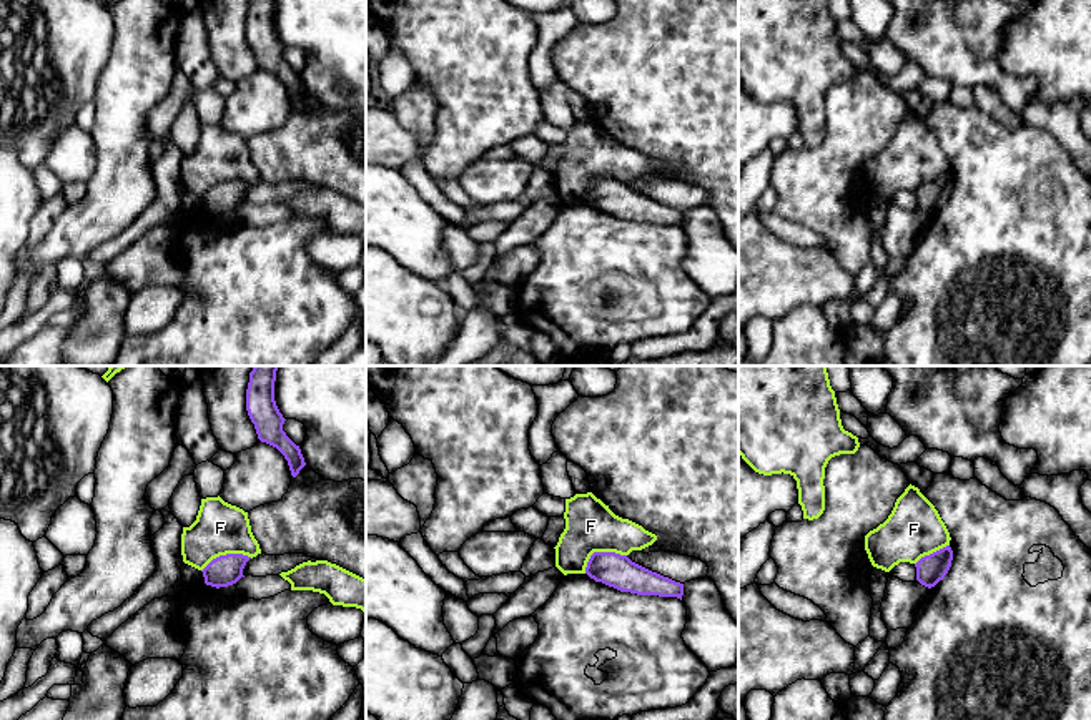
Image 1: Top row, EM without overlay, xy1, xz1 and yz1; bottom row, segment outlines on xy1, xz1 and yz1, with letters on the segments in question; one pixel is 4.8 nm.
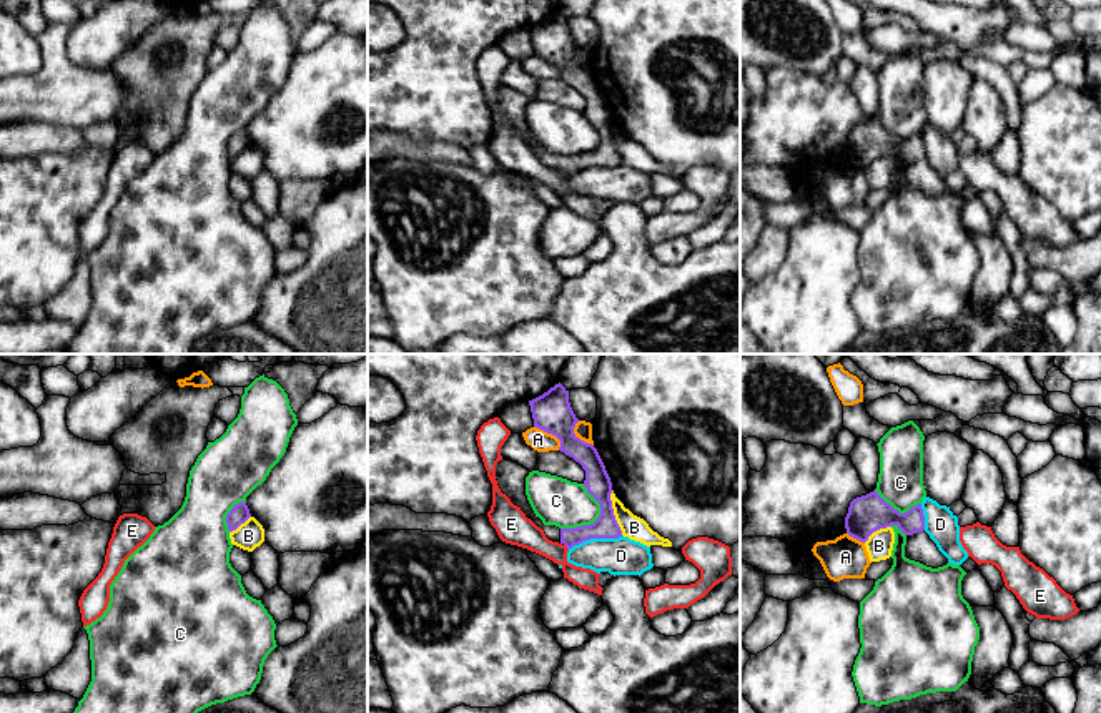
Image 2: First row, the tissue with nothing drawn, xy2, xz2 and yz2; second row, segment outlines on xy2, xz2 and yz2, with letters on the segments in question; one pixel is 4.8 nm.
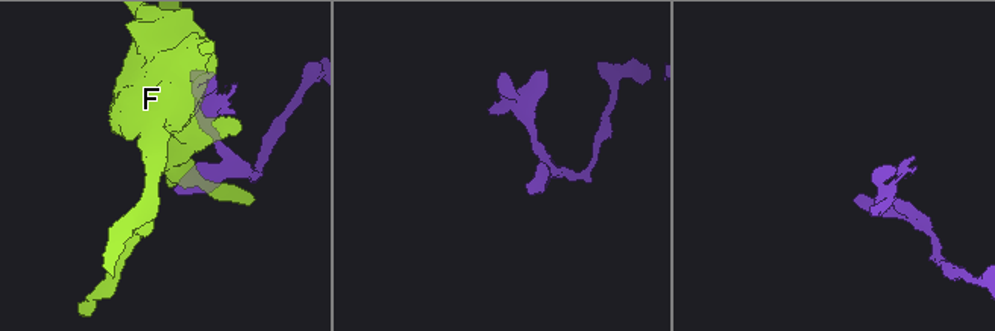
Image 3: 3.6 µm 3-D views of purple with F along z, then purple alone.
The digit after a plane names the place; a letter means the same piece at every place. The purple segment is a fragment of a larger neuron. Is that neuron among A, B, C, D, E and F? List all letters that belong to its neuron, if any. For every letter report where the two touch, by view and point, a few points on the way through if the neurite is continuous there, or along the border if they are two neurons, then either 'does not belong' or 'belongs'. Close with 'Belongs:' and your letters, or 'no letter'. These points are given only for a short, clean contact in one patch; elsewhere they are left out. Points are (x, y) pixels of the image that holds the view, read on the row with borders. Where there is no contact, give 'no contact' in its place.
A: xz2 (551, 432) | does not belong
B: xz2 (612, 512) | along xz2 (611, 491), (612, 514), (622, 534) | does not belong
C: xz2 (597, 519) | along xz2 (582, 484), (599, 504), (599, 516), (589, 524), (561, 529) | does not belong
D: xz2 (596, 537) | along xz2 (622, 535), (591, 537), (569, 549) | does not belong
E: xz2 (566, 545) | along xz2 (564, 544), (567, 549) | does not belong
F: xz1 (599, 552) | along xz1 (626, 554), (594, 552), (584, 572) | does not belong
Belongs: no letter

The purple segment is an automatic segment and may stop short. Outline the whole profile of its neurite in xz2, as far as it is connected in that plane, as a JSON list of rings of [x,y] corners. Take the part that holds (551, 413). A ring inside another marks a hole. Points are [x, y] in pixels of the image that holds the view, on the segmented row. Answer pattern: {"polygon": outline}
{"polygon": [[[559,382],[542,396],[529,401],[534,427],[555,435],[560,440],[559,450],[572,457],[585,470],[584,487],[600,504],[600,515],[590,525],[575,529],[559,529],[555,525],[544,525],[534,514],[526,495],[526,477],[529,470],[517,462],[502,459],[496,465],[496,480],[502,494],[506,494],[514,505],[517,505],[527,519],[541,527],[546,537],[552,542],[560,542],[567,548],[579,545],[590,538],[619,538],[622,530],[615,520],[612,509],[612,482],[605,465],[592,444],[580,440],[574,434],[579,422],[570,402],[569,391]]]}

